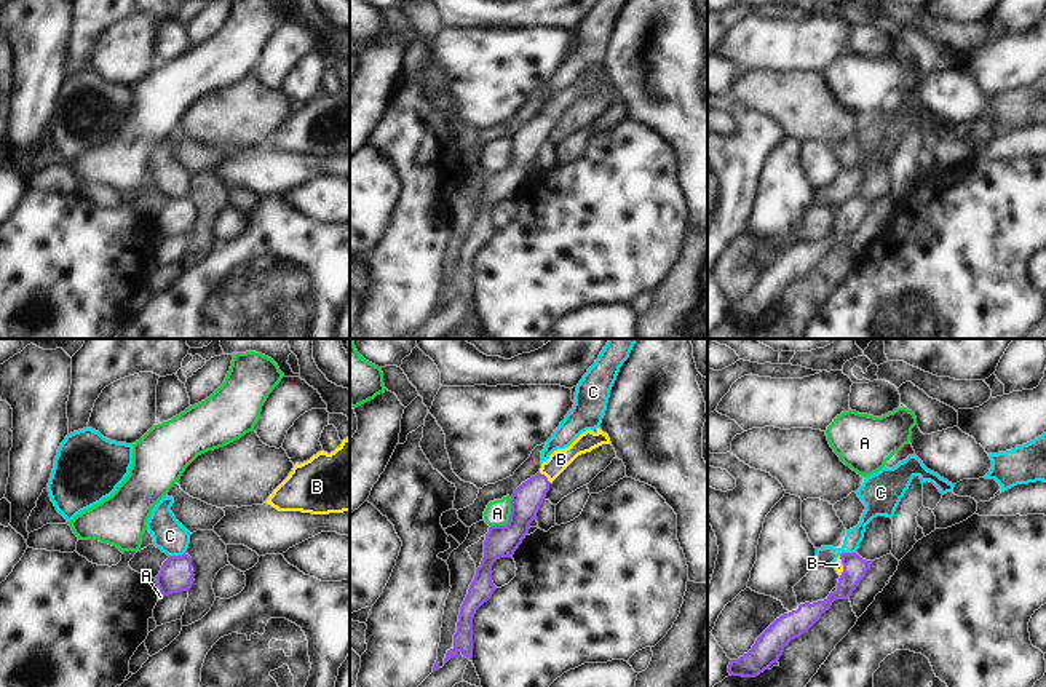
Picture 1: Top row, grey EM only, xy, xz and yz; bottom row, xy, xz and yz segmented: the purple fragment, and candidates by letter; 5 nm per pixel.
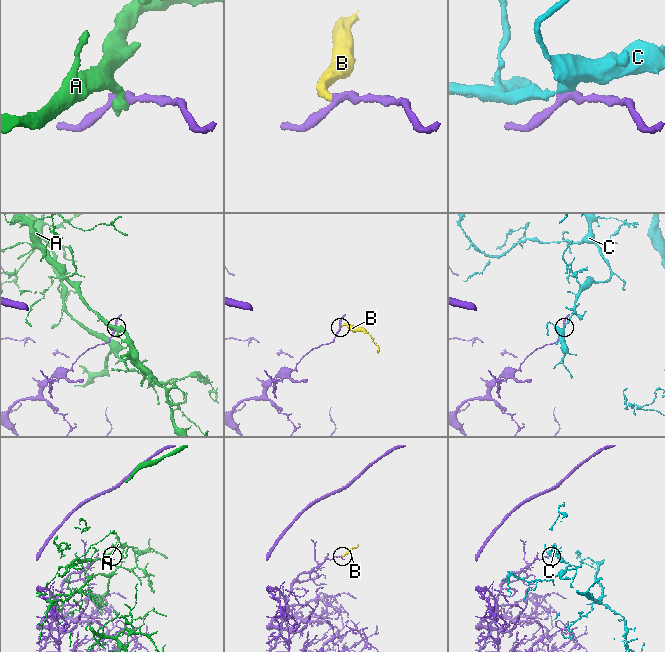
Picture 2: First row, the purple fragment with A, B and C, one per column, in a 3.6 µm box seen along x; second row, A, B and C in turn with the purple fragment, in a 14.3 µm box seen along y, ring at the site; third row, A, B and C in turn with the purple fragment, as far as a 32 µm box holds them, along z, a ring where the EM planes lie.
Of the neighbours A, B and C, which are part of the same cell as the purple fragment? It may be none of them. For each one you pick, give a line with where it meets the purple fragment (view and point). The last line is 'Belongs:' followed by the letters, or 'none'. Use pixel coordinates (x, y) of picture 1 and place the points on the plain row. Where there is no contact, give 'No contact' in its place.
B: Touches purple at xz (546, 120)
Belongs: B

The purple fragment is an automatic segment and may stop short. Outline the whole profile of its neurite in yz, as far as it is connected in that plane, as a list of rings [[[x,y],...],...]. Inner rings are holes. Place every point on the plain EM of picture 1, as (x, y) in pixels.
[[[842,195],[832,206],[840,217],[837,232],[824,243],[800,246],[797,252],[776,260],[755,283],[752,291],[731,302],[730,318],[755,320],[779,302],[784,289],[806,275],[835,241],[848,241],[858,225],[866,219],[874,203],[866,203],[856,195]]]

